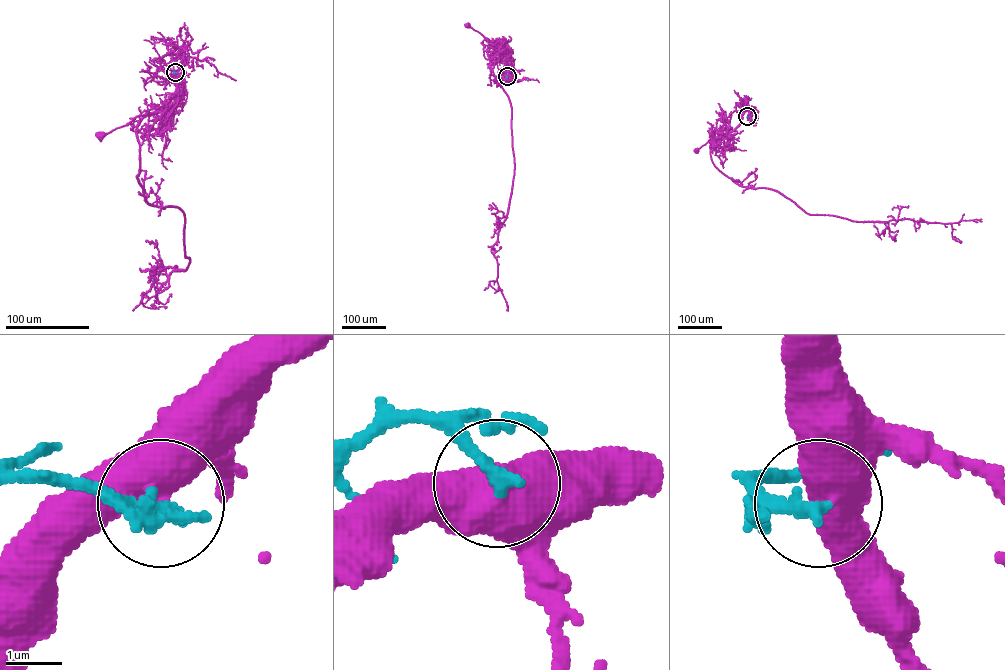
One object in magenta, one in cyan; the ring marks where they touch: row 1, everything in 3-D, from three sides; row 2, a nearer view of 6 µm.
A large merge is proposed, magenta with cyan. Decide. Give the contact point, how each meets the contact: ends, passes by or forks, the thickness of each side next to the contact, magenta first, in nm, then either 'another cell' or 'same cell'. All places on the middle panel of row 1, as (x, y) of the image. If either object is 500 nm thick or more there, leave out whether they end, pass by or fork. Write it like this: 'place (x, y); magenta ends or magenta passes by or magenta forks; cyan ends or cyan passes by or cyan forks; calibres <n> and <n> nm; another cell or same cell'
place (507, 76); calibres 650 and 280 nm; same cell

